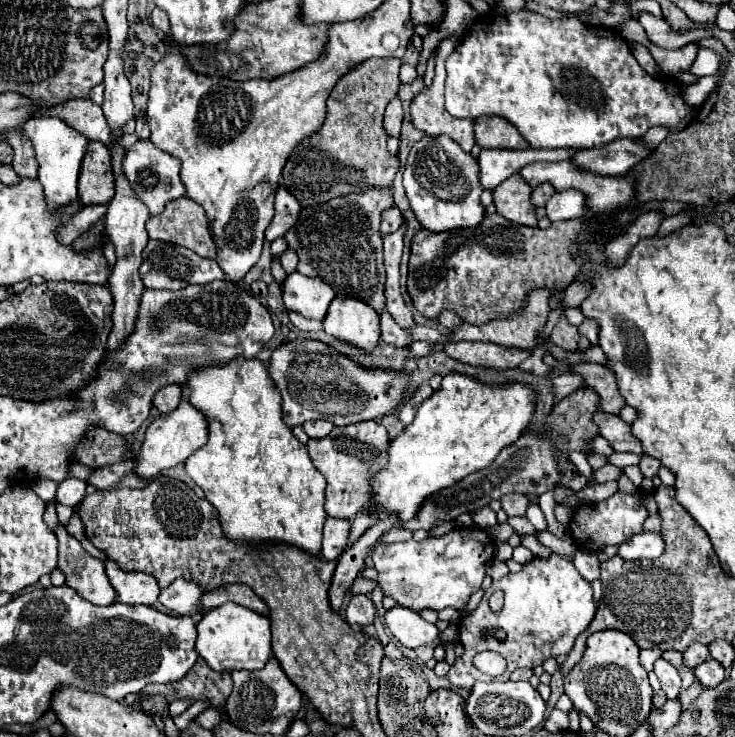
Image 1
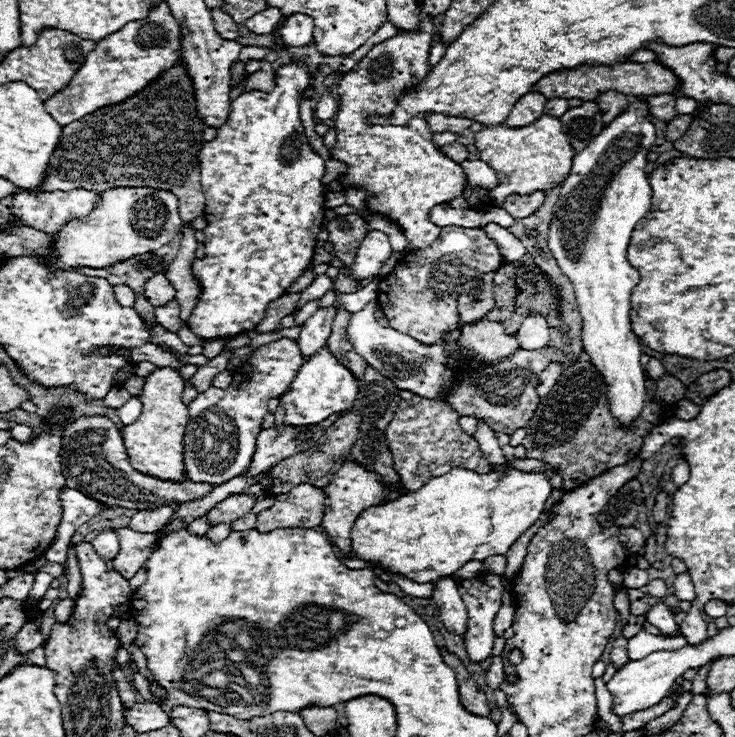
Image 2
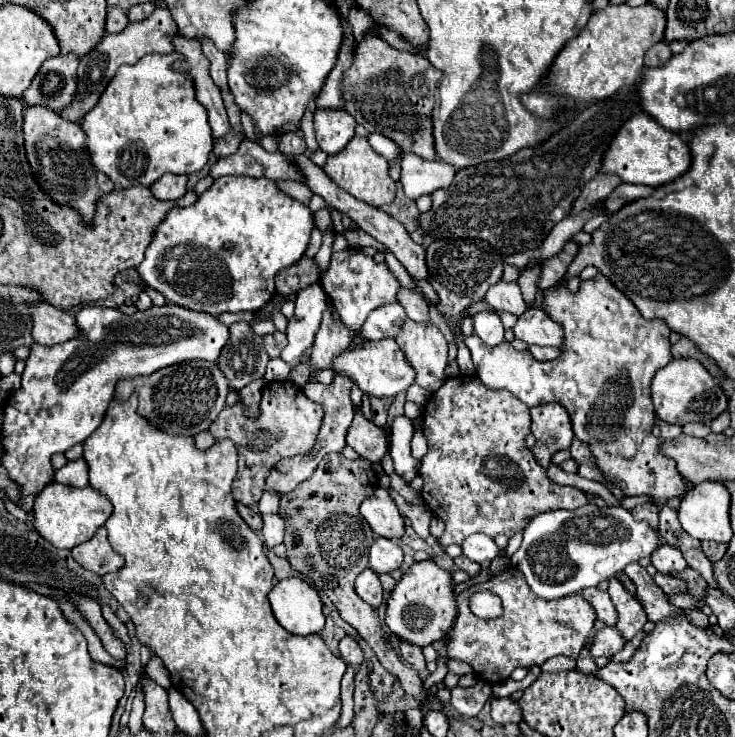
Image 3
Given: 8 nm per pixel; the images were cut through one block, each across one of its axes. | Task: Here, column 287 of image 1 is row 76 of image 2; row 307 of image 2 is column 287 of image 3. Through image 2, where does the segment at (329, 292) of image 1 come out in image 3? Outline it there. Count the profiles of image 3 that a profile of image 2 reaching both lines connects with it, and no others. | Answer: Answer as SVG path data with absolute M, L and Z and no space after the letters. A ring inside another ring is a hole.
M222 176L222 178L214 180L214 184L204 194L198 196L196 204L192 204L188 208L178 208L178 210L172 208L170 210L166 220L160 224L150 248L146 250L144 262L138 266L138 276L146 286L162 292L168 302L174 302L178 306L184 306L184 308L190 308L190 310L196 310L196 312L206 312L206 314L212 314L212 316L218 316L222 312L246 312L246 310L258 312L276 296L276 286L274 286L276 274L280 270L288 268L288 266L294 266L304 256L312 228L314 228L314 218L312 218L310 208L292 200L290 196L286 196L276 186L274 180L254 180L254 178L248 178L248 176Z

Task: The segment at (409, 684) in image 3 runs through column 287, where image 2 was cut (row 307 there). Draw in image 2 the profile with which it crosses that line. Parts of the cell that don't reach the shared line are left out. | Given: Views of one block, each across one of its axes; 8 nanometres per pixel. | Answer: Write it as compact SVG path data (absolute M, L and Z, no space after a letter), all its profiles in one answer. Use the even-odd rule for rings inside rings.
M508 262L508 264L504 264L498 270L498 274L494 278L494 282L496 282L496 288L494 288L496 306L492 308L492 312L488 312L486 318L502 320L508 334L516 334L518 332L518 328L520 328L522 320L524 320L526 310L540 312L540 314L546 316L550 308L558 308L558 304L560 304L560 298L556 294L556 288L550 284L550 280L544 274L542 274L542 280L538 280L534 286L528 284L528 282L524 282L522 280L522 274L524 274L524 270L522 270L522 266L518 262Z

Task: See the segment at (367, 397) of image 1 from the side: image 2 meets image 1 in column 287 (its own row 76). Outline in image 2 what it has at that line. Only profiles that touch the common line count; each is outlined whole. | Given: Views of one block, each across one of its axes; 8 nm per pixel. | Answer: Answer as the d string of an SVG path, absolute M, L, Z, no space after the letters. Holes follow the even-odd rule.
M426 16L414 32L400 32L376 44L360 62L358 70L350 70L338 82L340 110L336 114L336 148L330 150L334 160L350 164L350 170L342 174L344 186L360 184L366 188L366 206L374 212L390 216L410 242L410 248L402 254L394 252L390 260L380 270L380 276L392 272L402 256L408 252L426 248L432 244L440 228L428 222L426 214L436 204L446 204L456 196L462 196L466 186L464 170L458 162L446 158L432 142L432 132L426 118L416 116L408 126L368 126L366 118L370 114L390 114L394 110L396 98L412 84L424 80L428 74L428 52L434 40L432 18Z

